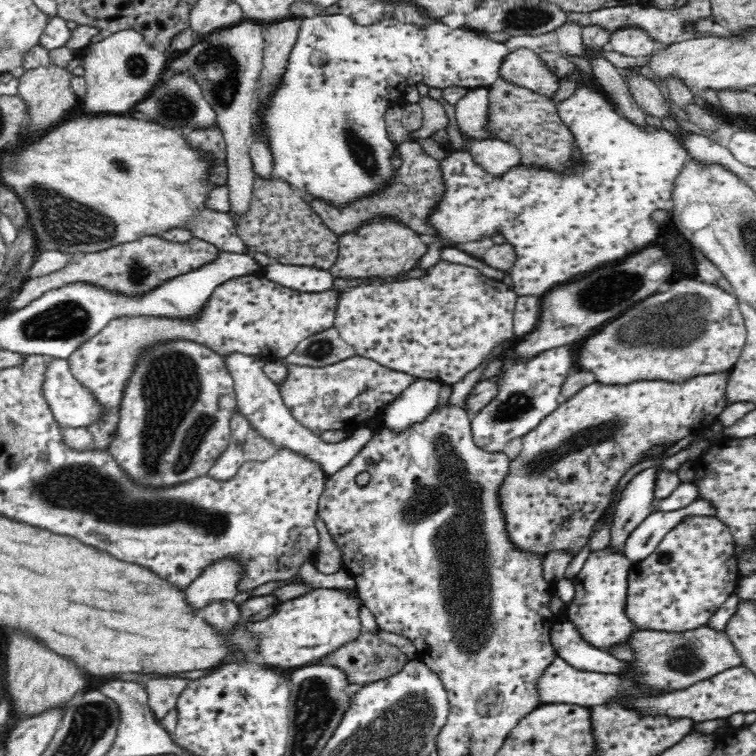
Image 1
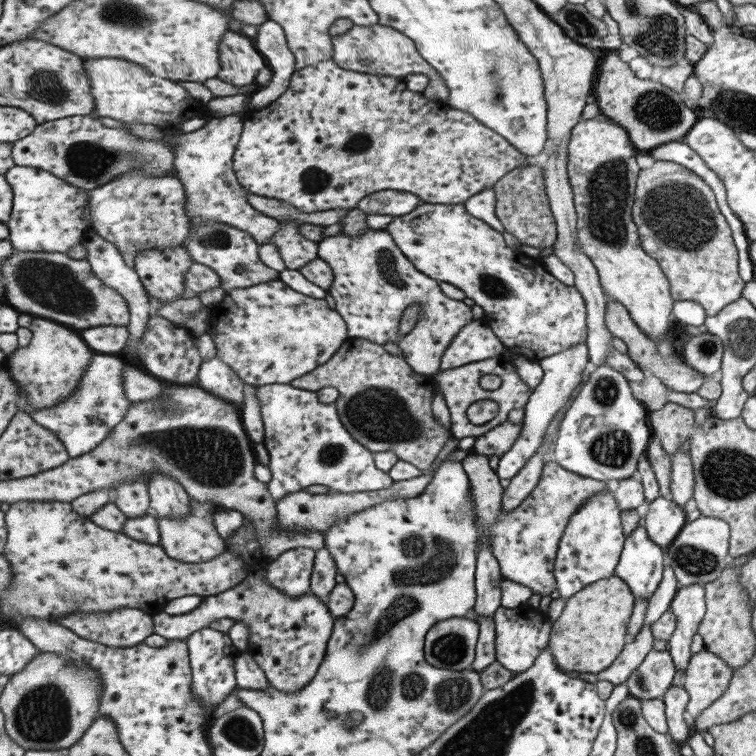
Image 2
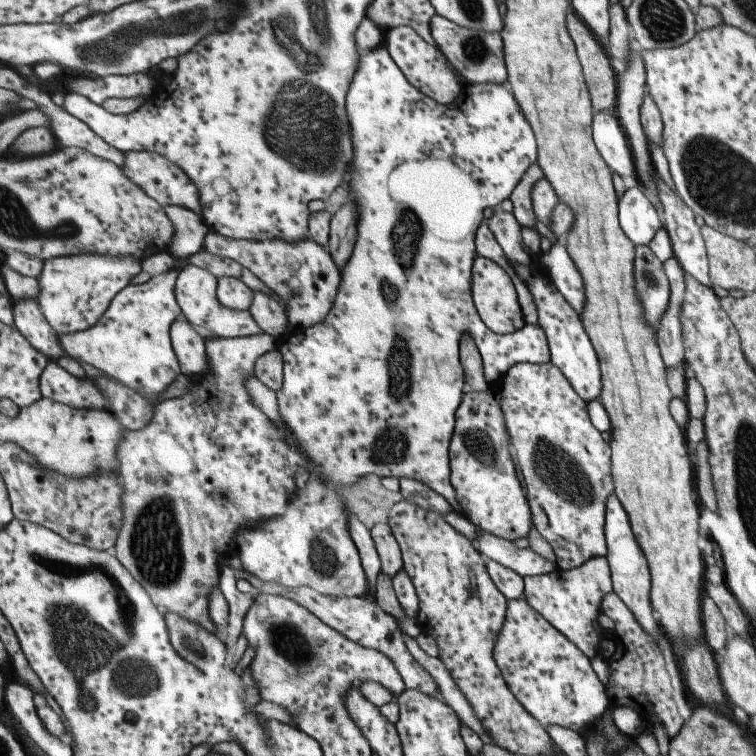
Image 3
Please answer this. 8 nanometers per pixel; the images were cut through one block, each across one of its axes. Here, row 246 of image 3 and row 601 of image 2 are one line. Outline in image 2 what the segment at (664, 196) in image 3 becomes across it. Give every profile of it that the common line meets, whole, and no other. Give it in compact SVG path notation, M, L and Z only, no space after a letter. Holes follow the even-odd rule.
M700 584L679 586L668 608L676 618L676 627L666 641L669 656L676 670L684 672L692 655L689 651L691 636L697 634L706 604L704 587Z

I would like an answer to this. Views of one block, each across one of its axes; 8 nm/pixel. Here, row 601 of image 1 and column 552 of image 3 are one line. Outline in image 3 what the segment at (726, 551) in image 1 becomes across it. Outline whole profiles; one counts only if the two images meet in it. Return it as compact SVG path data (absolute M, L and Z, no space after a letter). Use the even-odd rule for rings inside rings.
M526 598L508 601L508 618L501 636L497 638L496 660L517 700L535 718L540 719L547 730L549 726L559 725L581 733L589 722L597 721L609 706L607 691L596 671L591 668L590 659L577 643L571 642L566 634L553 626L543 614L539 614Z

